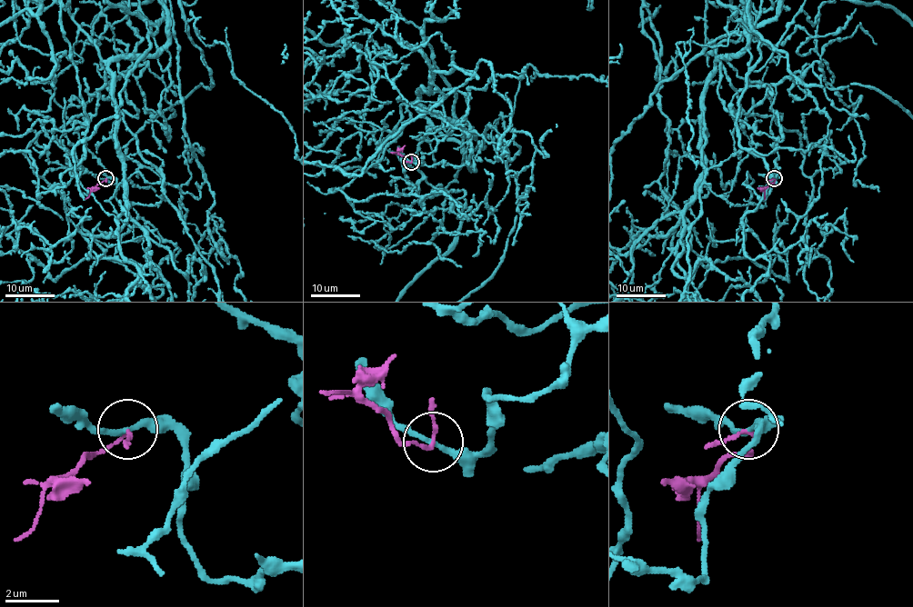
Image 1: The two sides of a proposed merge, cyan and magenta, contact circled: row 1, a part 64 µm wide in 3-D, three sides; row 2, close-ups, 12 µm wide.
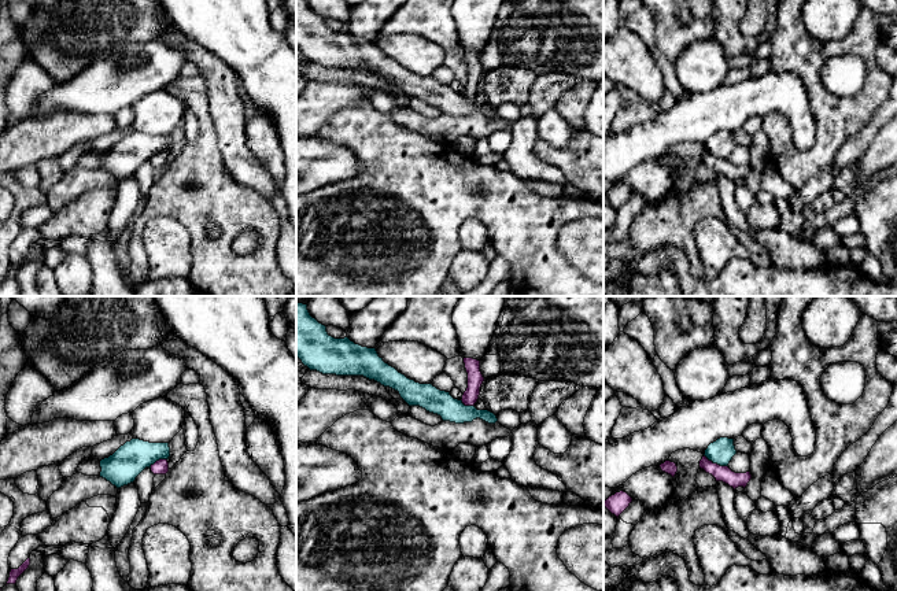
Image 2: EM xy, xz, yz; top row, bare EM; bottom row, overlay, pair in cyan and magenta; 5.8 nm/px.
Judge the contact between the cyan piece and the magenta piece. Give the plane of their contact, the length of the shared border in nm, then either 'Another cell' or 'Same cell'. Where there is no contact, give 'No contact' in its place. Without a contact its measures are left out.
Touches cyan in yz. Shared border 160 nm. Another cell

